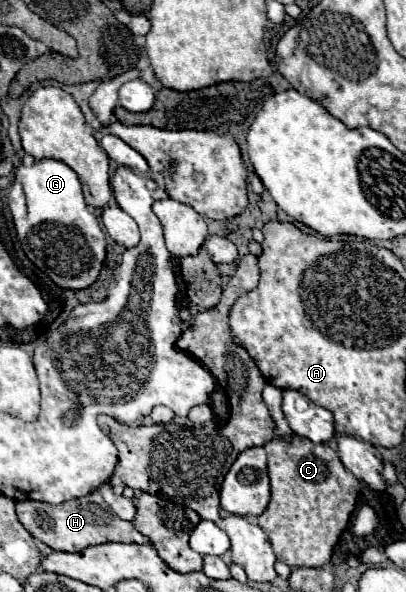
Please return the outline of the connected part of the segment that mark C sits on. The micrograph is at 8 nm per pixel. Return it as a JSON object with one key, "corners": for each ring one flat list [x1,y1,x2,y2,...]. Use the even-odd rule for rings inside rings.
{"corners":[[294,436,290,442,282,442,282,438,274,438,264,444,270,462,270,486,272,498,264,514,258,516,258,526,268,534,274,554,280,562,286,562,290,568,300,566,326,566,332,556,332,548,338,542,338,536,346,528,350,514,354,512,360,482,350,474,338,454,328,444,314,444,308,438]]}

